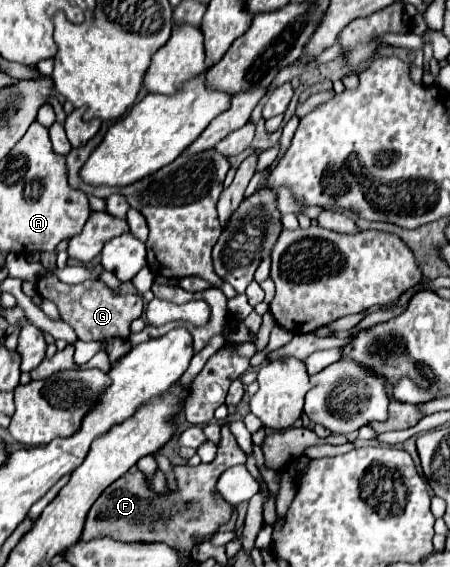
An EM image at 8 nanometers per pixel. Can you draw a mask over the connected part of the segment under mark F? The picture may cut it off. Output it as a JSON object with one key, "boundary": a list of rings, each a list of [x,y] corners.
{"boundary":[[[222,426],[218,452],[210,464],[198,464],[196,468],[172,468],[178,484],[176,490],[168,488],[166,494],[158,494],[150,482],[146,482],[142,472],[128,472],[126,476],[118,478],[90,508],[82,540],[88,542],[94,538],[114,538],[124,542],[164,542],[174,548],[194,548],[196,538],[218,532],[218,528],[230,520],[234,506],[216,492],[216,482],[222,476],[222,470],[228,470],[236,464],[246,464],[246,460],[248,454],[238,446],[234,434],[228,430],[228,426]]]}

